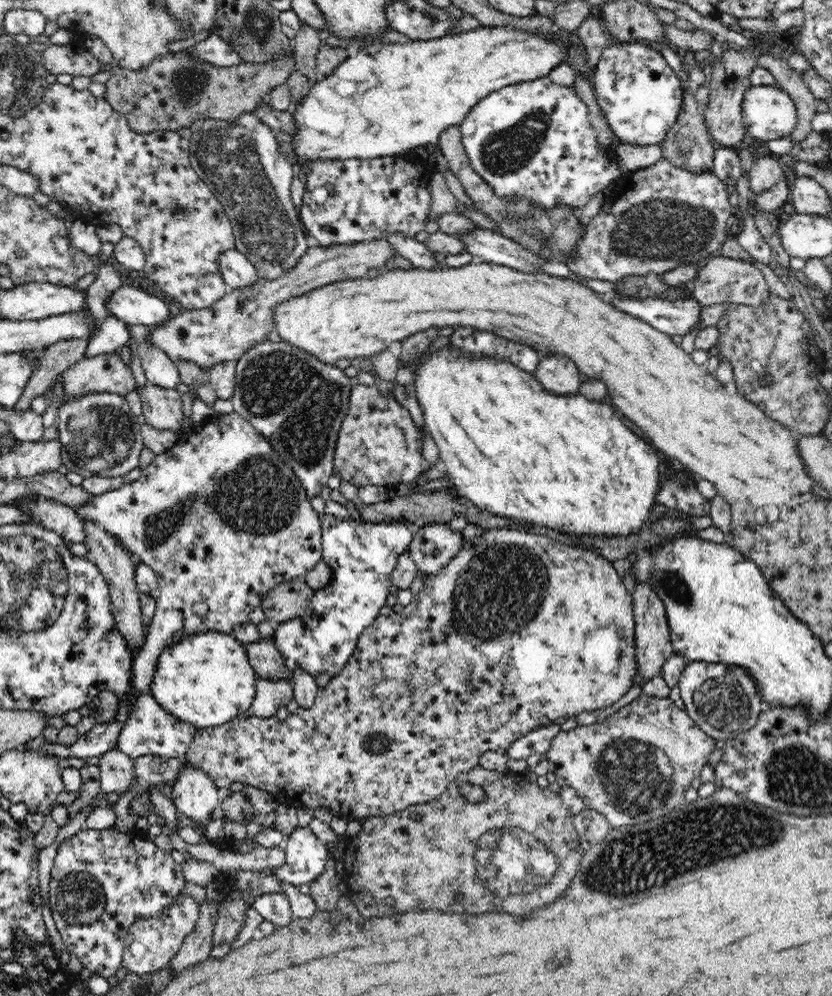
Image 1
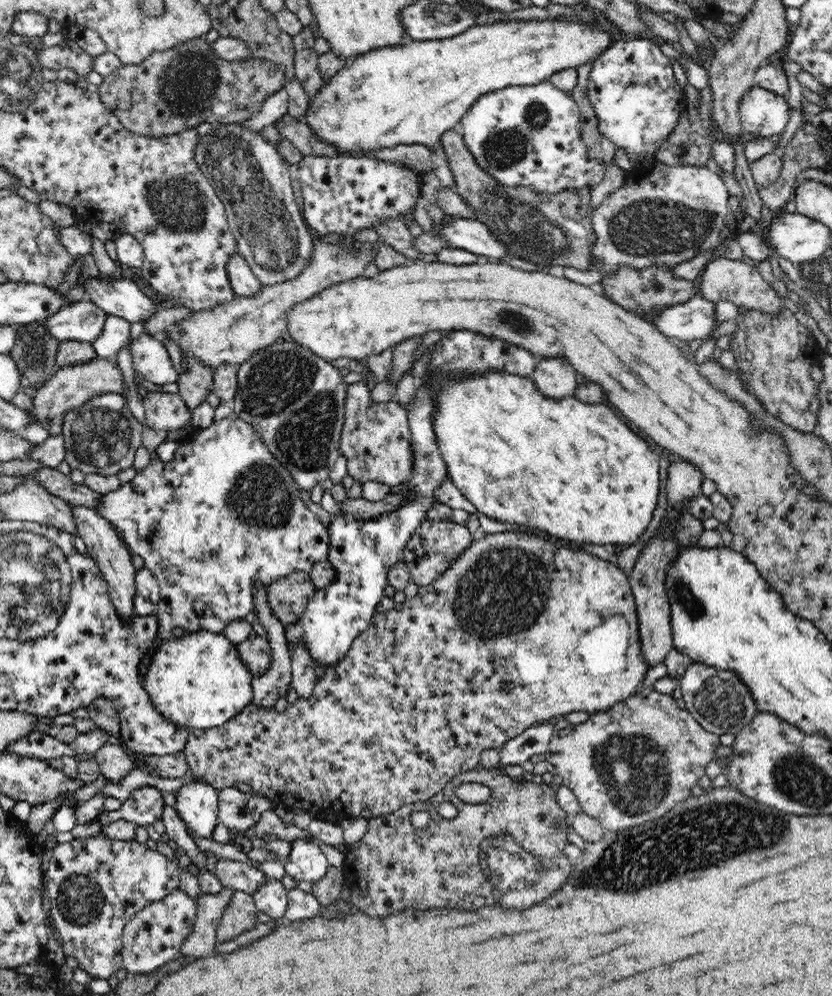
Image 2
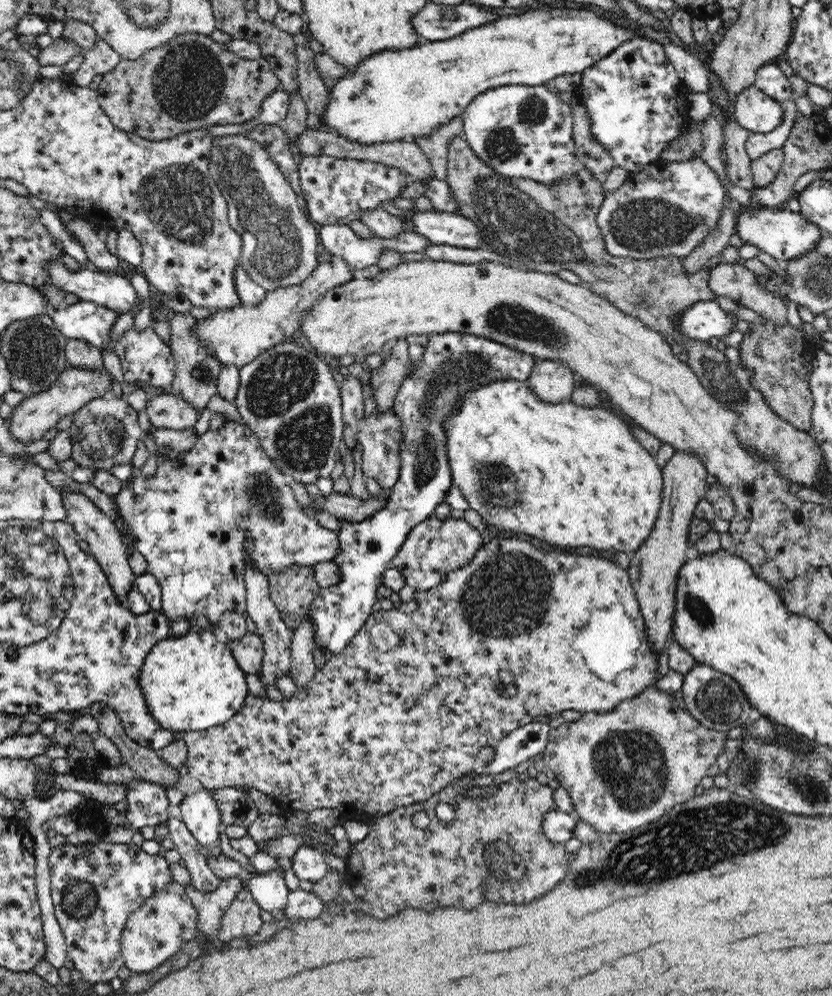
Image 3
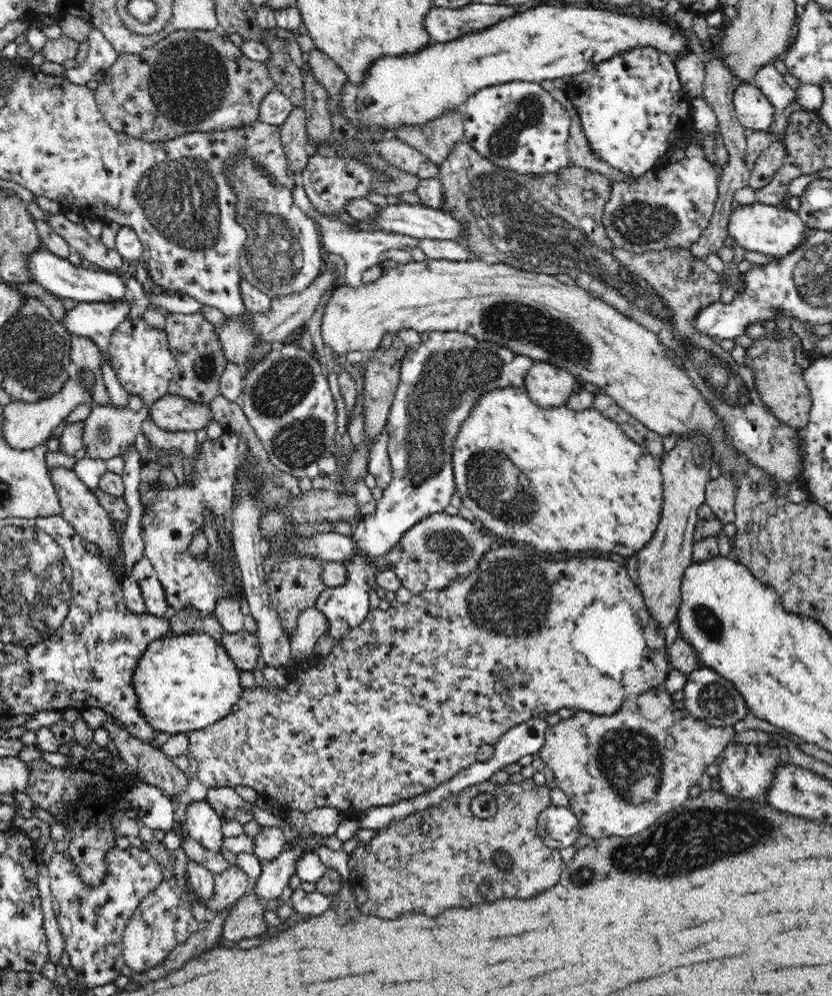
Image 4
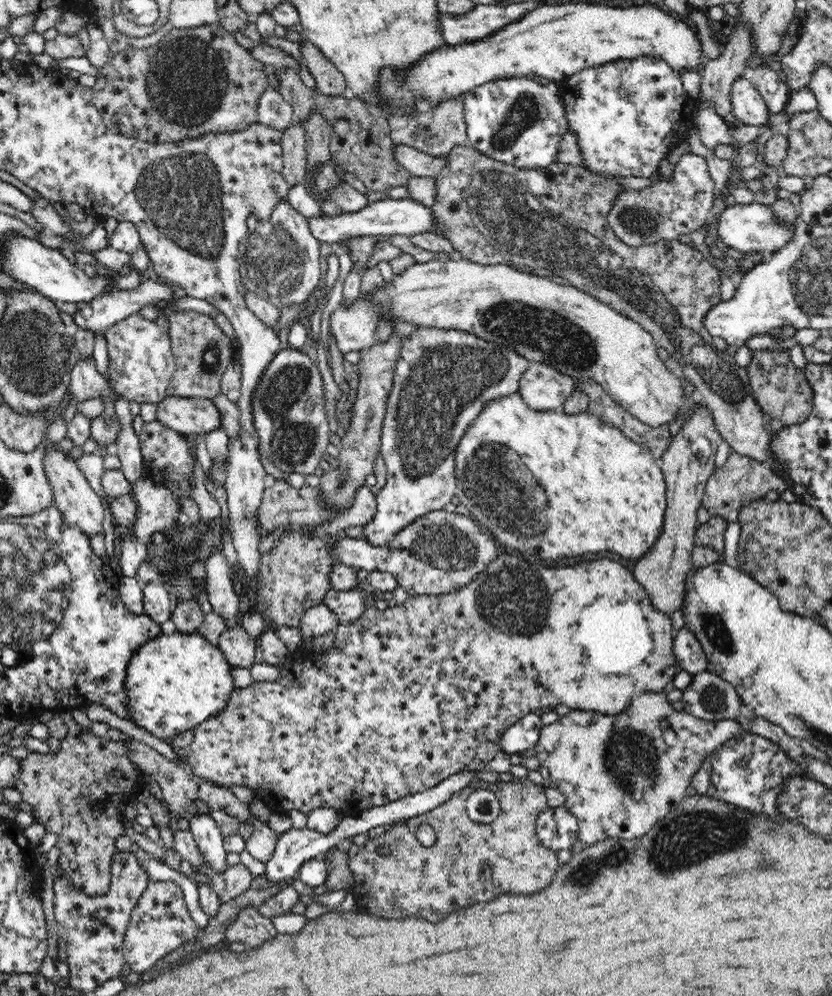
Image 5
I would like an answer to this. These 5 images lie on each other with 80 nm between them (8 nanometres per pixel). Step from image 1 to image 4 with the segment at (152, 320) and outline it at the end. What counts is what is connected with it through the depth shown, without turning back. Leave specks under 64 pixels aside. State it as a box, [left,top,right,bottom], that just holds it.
[26,248,127,303]

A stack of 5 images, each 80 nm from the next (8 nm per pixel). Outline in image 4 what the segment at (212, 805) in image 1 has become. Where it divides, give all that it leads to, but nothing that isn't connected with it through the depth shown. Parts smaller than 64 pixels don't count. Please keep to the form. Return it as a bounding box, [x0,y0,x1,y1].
[183,798,225,854]

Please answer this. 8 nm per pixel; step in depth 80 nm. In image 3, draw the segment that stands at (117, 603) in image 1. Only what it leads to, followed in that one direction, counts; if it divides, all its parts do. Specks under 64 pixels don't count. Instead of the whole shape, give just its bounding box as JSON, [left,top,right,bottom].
[60,488,135,604]

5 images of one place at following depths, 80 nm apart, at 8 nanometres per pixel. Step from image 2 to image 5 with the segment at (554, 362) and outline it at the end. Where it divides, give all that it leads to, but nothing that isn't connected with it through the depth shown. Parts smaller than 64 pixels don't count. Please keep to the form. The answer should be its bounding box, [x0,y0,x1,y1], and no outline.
[518,361,575,410]

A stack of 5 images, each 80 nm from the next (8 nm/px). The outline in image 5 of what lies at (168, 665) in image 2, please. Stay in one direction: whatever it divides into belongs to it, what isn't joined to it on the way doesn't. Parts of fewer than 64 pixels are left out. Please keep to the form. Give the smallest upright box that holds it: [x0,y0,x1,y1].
[124,631,235,742]

